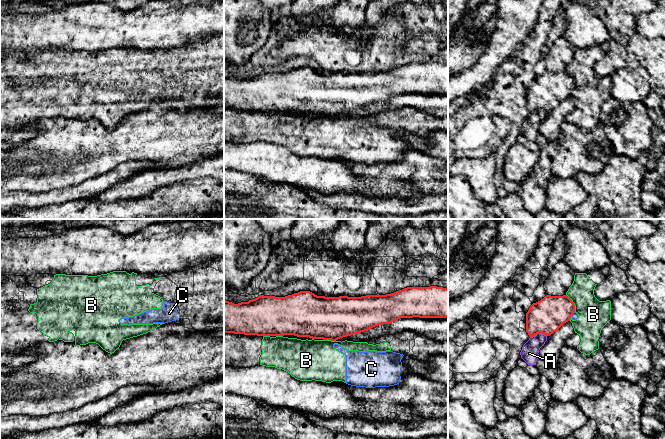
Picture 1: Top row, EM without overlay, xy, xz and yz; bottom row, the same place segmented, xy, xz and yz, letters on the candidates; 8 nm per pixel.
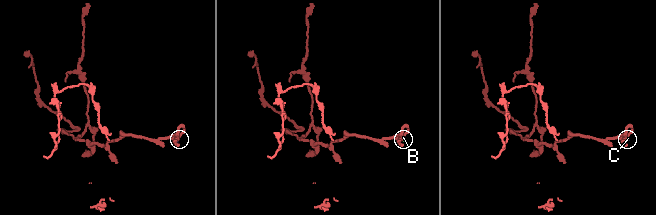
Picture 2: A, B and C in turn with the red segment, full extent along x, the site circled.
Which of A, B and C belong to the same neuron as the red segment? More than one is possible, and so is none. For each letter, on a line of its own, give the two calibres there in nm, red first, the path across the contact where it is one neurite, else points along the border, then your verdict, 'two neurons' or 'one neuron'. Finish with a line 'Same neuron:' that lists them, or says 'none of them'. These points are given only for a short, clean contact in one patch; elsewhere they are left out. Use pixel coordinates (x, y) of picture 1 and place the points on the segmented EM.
A: 280/140 nm | two neurons
B: 280/240 nm | two neurons
C: 280/50 nm | along yz (574, 311), (571, 315) | two neurons
Same neuron: none of them

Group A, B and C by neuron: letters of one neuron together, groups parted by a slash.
A / B C

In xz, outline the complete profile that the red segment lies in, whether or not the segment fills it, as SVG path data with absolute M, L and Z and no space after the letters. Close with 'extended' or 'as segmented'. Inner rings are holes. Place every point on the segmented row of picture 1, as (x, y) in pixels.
M437 286L407 287L386 295L366 295L361 297L325 297L317 296L310 291L300 291L285 297L260 295L248 302L234 304L224 299L224 333L257 335L309 337L336 341L340 338L365 332L371 328L390 324L400 318L447 318L448 317L448 289Z; as segmented

